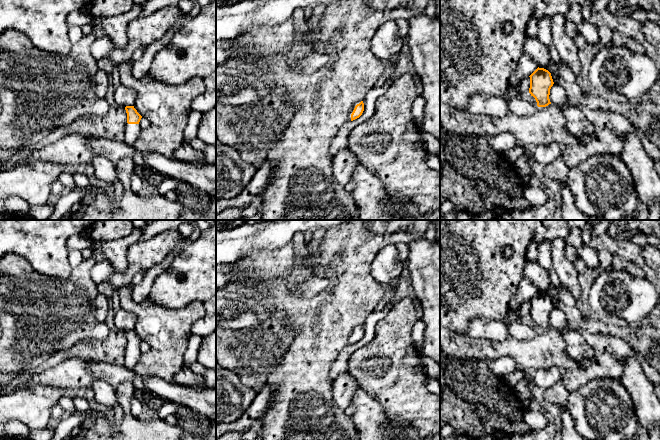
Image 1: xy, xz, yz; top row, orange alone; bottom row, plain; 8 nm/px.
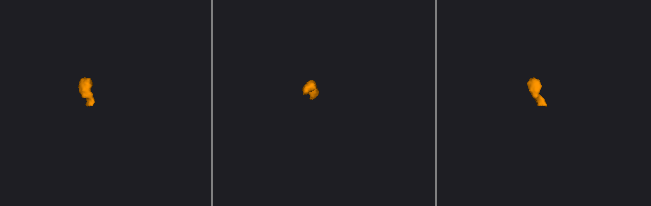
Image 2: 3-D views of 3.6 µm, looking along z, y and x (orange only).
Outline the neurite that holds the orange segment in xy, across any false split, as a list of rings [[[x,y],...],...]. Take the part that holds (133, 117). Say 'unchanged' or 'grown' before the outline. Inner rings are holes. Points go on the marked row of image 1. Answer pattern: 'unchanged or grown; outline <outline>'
grown; outline [[[126,106],[125,110],[127,113],[127,123],[125,124],[124,143],[133,147],[142,130],[139,125],[142,116],[137,112],[134,106]]]

